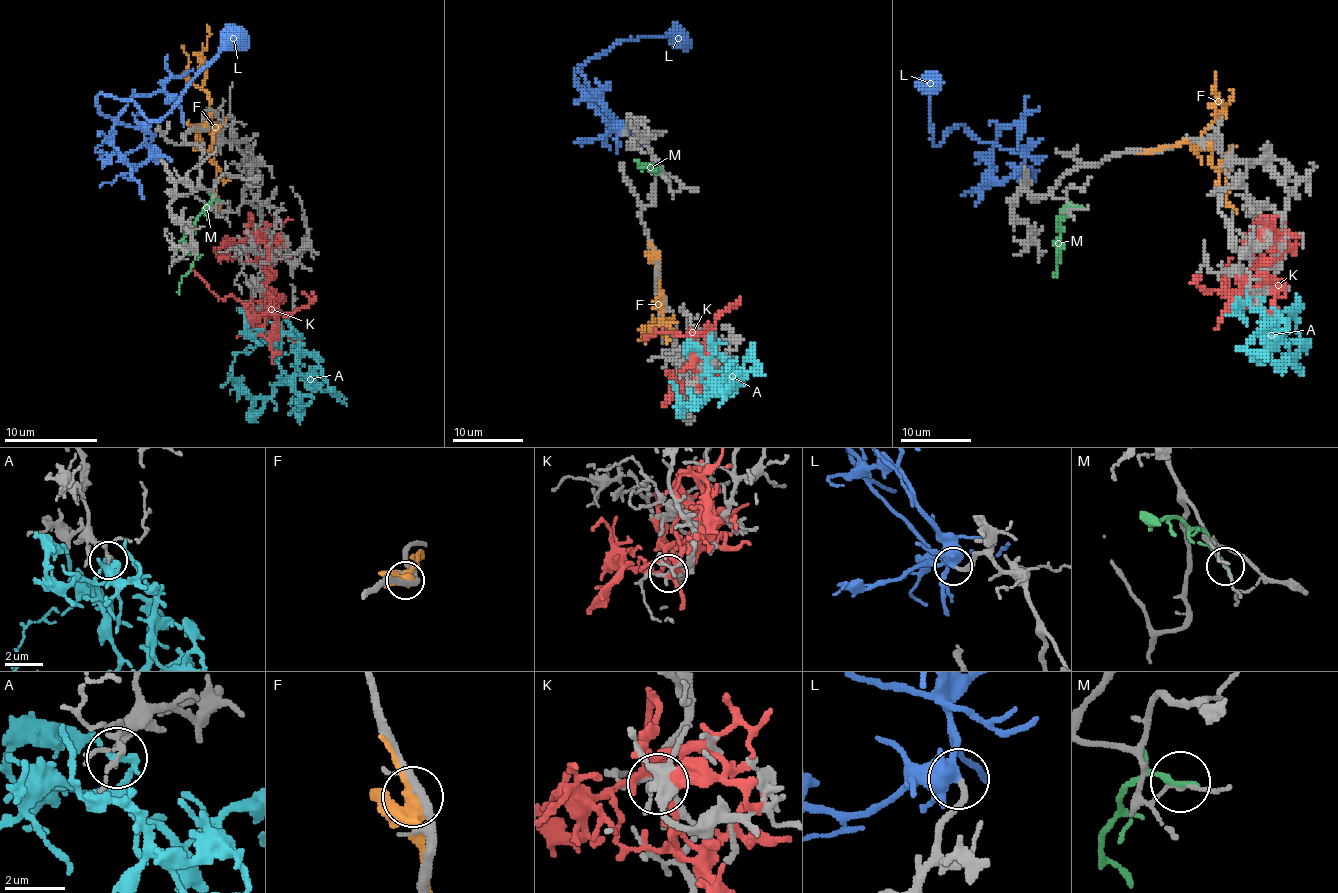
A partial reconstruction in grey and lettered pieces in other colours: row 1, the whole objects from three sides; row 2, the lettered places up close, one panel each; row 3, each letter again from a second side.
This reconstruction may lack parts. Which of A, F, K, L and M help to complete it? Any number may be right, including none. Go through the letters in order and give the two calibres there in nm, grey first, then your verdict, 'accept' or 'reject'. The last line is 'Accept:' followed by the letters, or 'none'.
A: calibres 100 and 240 nm; reject
F: calibres 240 and 380 nm; reject
K: calibres 220 and 200 nm; reject
L: calibres 220 and 440 nm; accept
M: calibres 100 and 240 nm; reject
Accept: L

